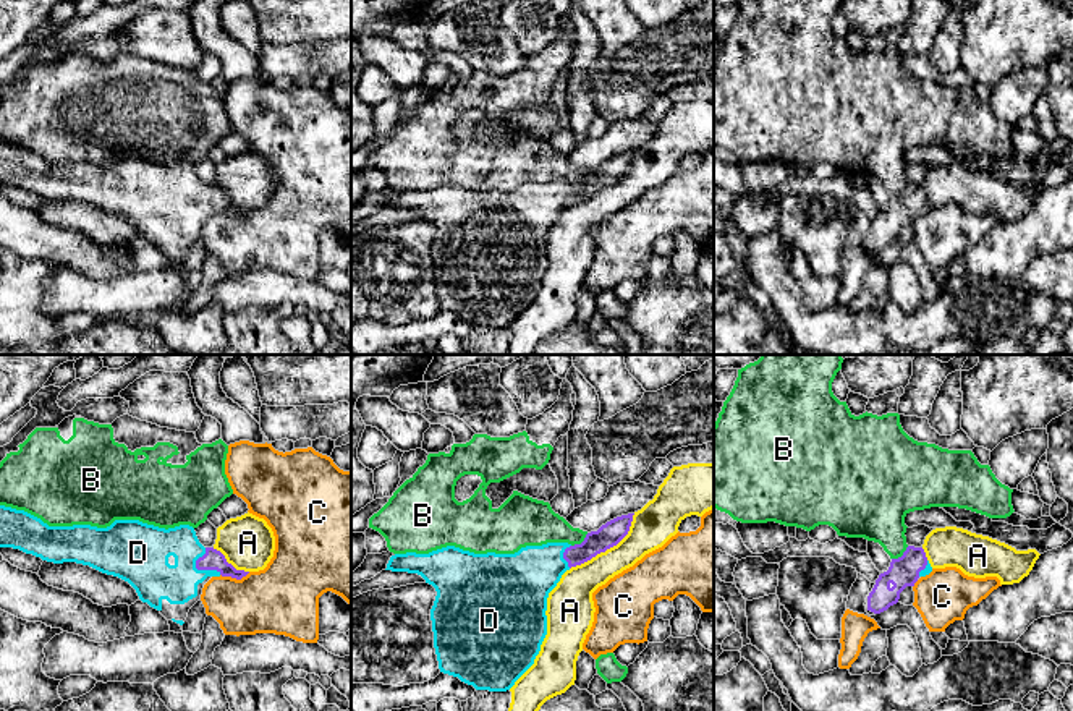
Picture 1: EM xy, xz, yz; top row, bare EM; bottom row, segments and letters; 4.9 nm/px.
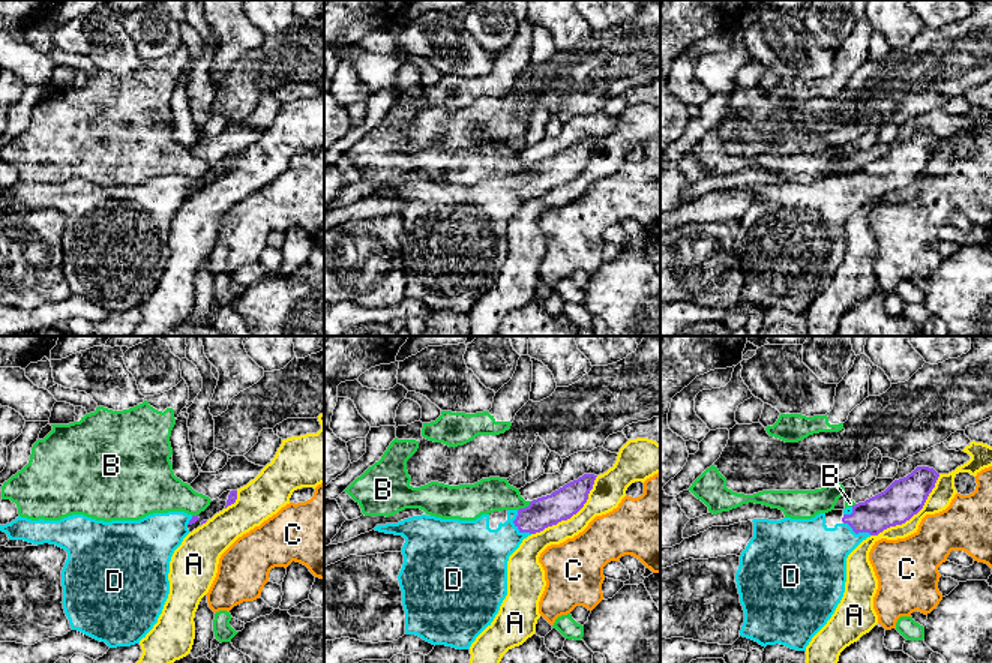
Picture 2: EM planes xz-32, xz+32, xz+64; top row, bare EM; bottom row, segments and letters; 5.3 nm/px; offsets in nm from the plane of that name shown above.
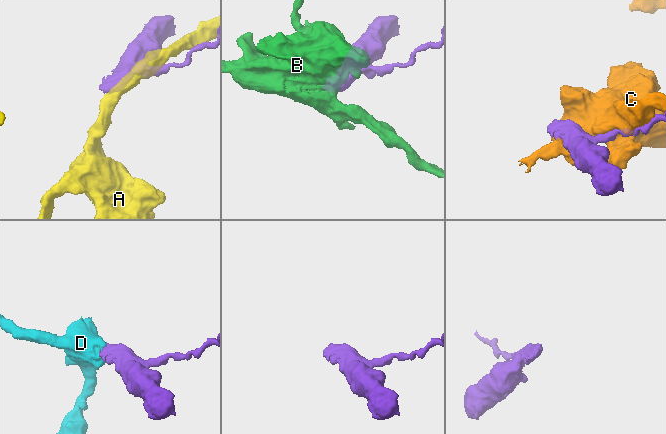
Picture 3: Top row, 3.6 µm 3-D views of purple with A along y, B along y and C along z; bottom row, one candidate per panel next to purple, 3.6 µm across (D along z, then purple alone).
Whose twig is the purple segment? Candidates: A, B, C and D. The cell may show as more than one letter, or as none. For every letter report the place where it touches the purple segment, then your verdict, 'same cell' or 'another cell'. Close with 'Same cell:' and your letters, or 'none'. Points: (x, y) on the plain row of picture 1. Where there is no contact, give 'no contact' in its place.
A: xz (607, 185) | another cell
B: xz (581, 180) | another cell
C: xy (235, 214) | another cell
D: xy (199, 206) | same cell
Same cell: D

